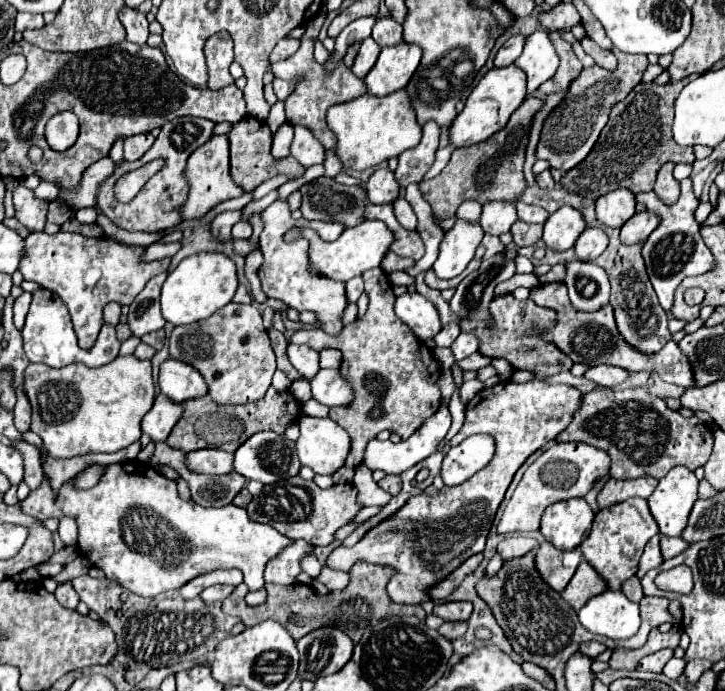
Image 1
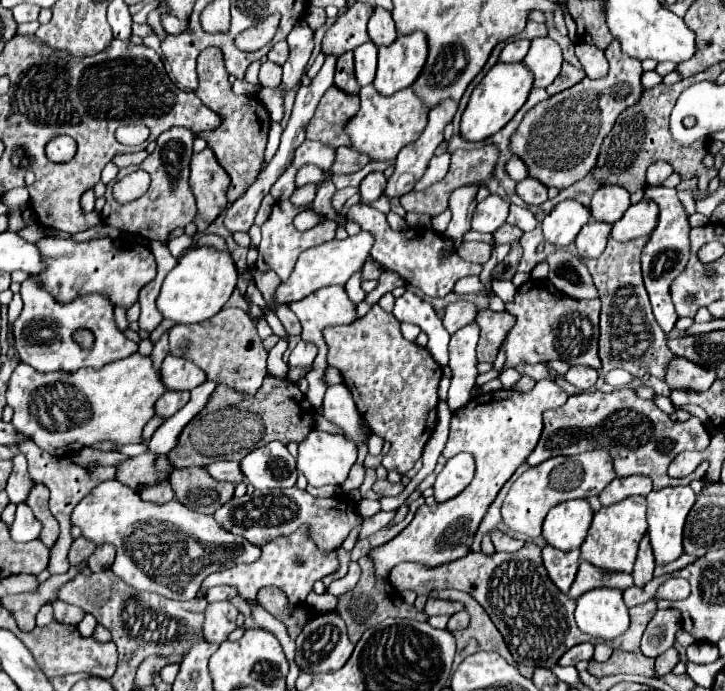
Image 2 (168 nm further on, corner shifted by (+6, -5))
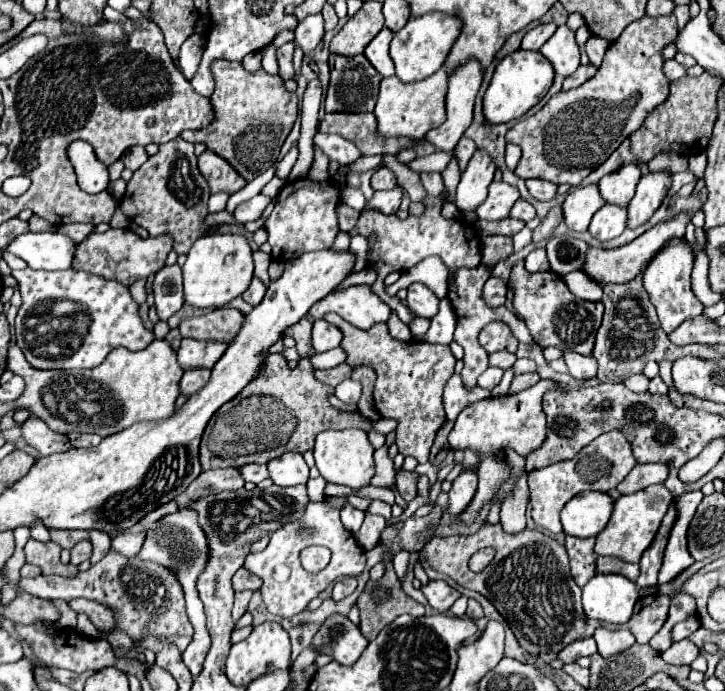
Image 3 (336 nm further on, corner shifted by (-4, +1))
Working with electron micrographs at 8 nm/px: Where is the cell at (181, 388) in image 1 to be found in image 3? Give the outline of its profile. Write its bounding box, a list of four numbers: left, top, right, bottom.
[177,338,227,370]

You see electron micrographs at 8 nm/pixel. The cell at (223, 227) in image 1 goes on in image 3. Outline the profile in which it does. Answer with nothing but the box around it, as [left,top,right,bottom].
[233,194,271,224]

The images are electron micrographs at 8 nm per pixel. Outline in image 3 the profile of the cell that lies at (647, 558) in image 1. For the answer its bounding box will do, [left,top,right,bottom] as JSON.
[637,504,677,588]

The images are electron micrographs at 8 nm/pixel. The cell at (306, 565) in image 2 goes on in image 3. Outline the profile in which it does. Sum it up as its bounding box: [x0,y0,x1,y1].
[245,502,365,616]

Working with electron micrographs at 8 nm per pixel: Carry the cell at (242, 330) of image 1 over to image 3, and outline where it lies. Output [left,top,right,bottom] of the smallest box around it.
[179,308,243,342]

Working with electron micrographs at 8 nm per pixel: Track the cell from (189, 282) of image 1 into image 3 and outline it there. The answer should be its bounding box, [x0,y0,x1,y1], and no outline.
[183,234,253,308]

